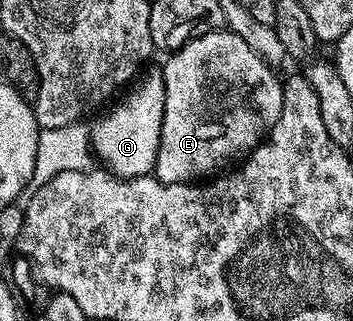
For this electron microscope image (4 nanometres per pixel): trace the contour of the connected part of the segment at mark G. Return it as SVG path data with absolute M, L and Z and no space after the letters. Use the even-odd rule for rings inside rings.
M146 71L124 93L126 96L106 116L99 117L95 122L92 121L89 129L89 139L93 142L96 159L100 163L102 160L105 163L102 165L112 172L114 176L128 178L150 175L157 161L159 134L163 128L165 83L160 71L148 72Z

